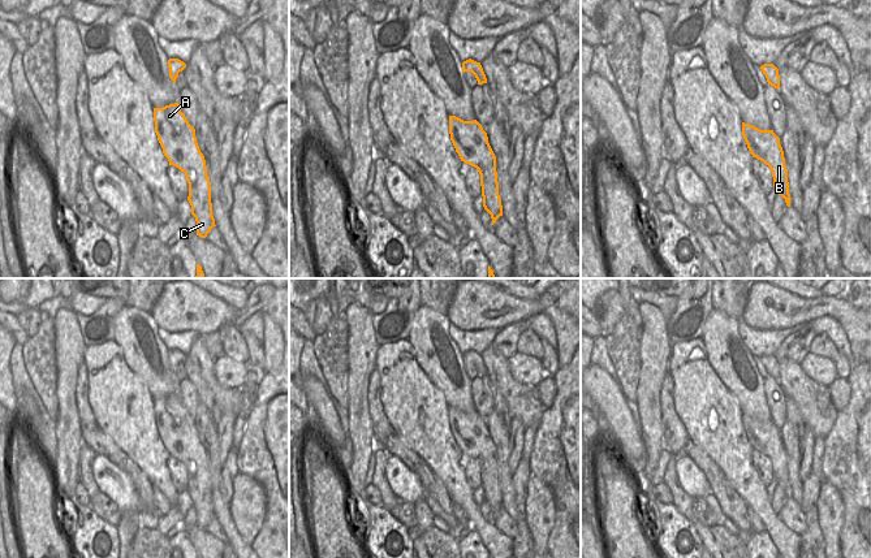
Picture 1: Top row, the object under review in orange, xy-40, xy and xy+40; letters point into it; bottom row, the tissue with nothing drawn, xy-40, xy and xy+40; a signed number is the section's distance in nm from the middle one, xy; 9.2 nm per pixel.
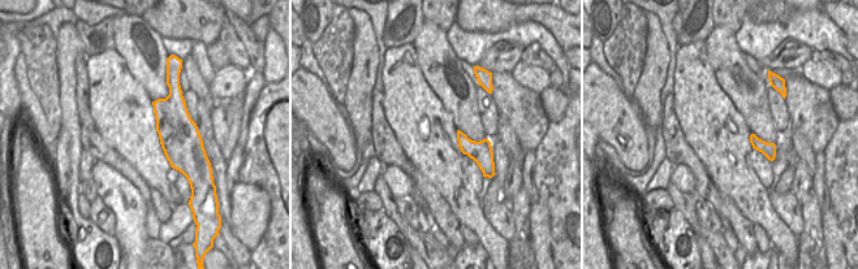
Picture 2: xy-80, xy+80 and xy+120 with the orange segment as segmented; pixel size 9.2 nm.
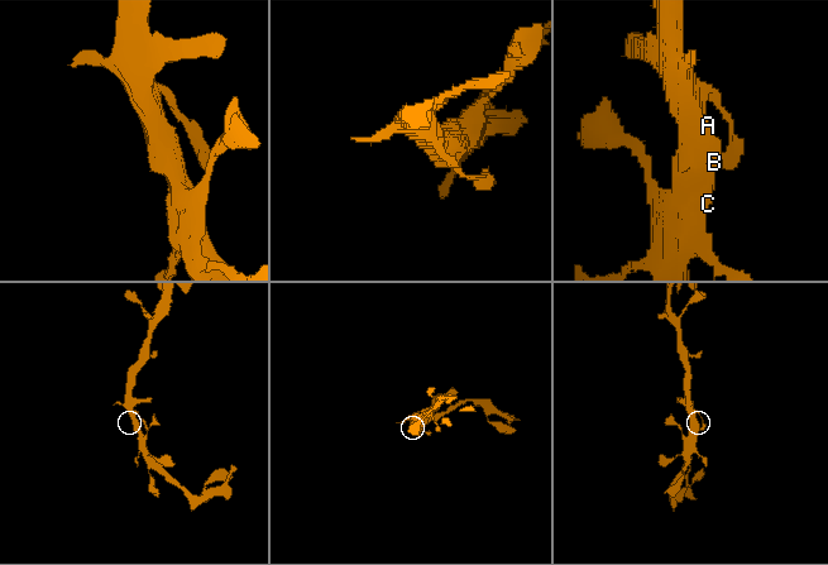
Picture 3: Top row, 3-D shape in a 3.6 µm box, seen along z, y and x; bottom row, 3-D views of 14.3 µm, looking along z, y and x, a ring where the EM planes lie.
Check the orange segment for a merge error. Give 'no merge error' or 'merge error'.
no merge error

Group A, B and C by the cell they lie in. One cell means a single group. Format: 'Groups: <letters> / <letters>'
Groups: A B C

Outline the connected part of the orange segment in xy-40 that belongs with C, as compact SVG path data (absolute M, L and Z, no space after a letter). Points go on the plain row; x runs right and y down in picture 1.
M180 395L154 399L155 424L169 457L185 464L189 475L187 492L197 512L197 527L206 529L215 516L211 477L195 420L180 401Z

